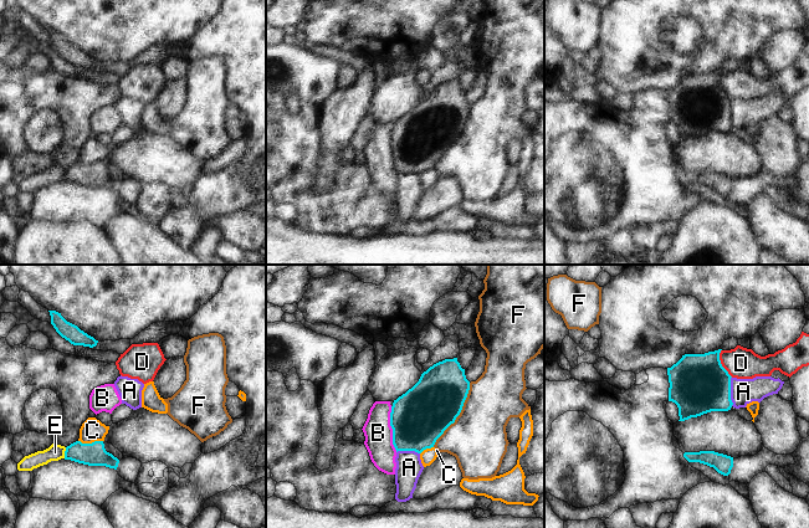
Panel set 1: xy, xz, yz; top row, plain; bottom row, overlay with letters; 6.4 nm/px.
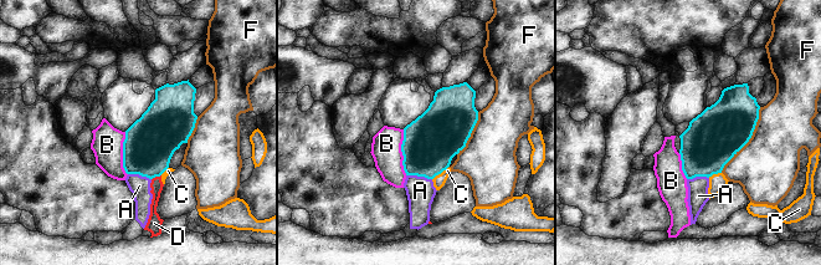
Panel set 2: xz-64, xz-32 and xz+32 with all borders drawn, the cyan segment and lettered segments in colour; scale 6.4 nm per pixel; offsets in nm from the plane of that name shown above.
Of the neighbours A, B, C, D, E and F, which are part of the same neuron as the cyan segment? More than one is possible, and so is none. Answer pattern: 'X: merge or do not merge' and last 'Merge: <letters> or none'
A: do not merge
B: do not merge
C: do not merge
D: do not merge
E: do not merge
F: do not merge
Merge: none

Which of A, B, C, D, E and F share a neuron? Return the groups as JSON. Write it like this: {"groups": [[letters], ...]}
{"groups": [["A"], ["B"], ["C", "E"], ["D"], ["F"]]}

